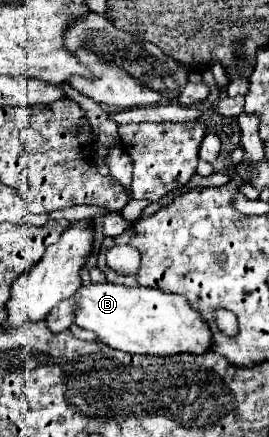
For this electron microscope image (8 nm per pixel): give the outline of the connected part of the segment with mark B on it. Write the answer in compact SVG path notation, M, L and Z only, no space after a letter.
M82 284L78 296L74 296L74 324L86 328L98 336L98 342L112 346L114 350L122 350L128 354L152 354L152 356L172 356L180 352L204 354L210 350L210 332L206 322L200 318L190 304L176 294L162 292L150 286L124 286L124 284Z

